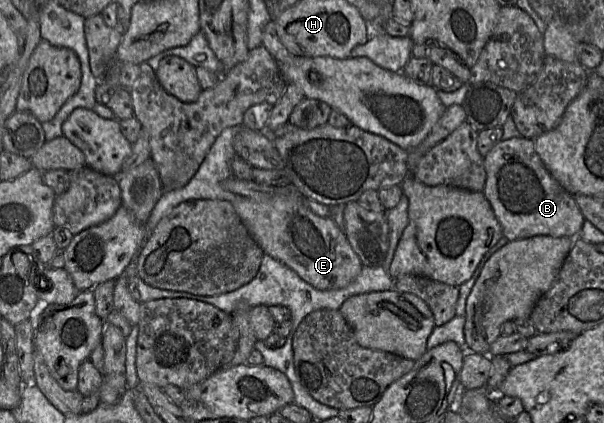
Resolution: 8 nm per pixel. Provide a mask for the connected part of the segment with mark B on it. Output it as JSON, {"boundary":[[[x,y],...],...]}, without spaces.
{"boundary":[[[515,137],[501,140],[484,156],[486,182],[483,194],[502,227],[503,237],[509,241],[538,235],[577,238],[585,222],[575,197],[567,192],[550,174],[535,151],[534,139]]]}

